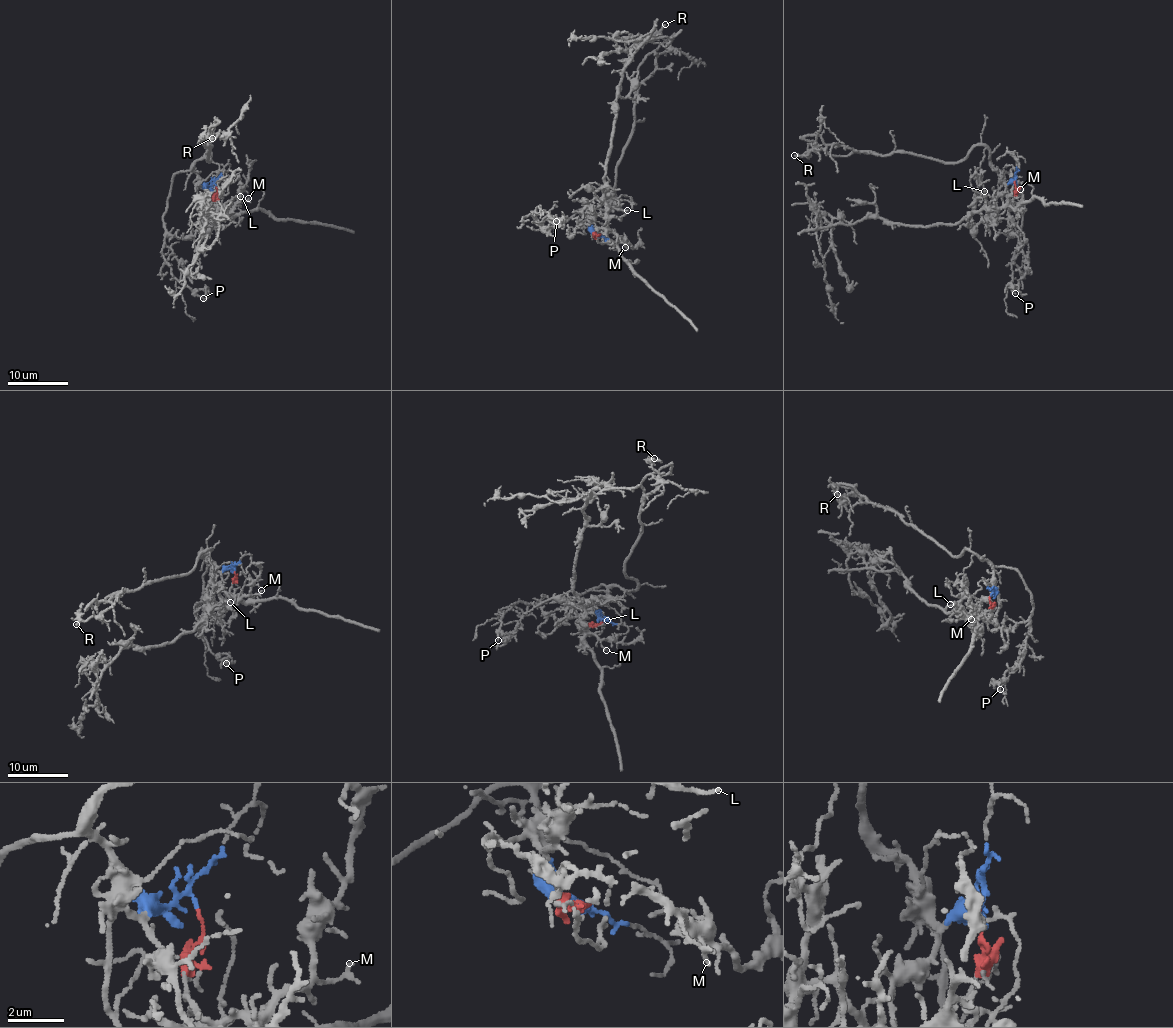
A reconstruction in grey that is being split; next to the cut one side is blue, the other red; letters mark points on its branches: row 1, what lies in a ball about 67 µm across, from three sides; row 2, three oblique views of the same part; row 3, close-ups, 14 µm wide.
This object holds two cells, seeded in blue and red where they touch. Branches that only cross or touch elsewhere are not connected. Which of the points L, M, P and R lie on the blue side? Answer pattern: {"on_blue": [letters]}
{"on_blue": ["P", "R"]}

